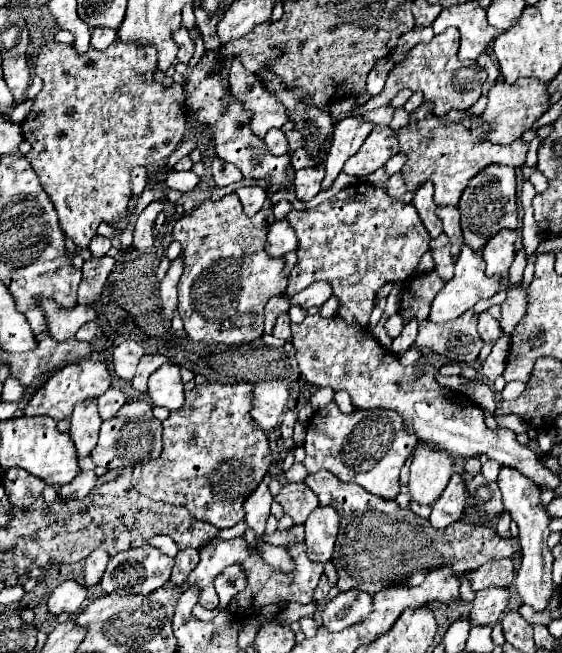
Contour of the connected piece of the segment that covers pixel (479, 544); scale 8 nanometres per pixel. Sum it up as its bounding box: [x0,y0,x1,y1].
[305,470,517,596]

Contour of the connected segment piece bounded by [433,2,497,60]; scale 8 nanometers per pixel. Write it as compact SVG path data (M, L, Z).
M477 2L441 10L433 22L434 34L440 34L450 26L459 28L461 32L459 60L477 60L477 56L481 56L497 36L497 30L487 22L485 10Z

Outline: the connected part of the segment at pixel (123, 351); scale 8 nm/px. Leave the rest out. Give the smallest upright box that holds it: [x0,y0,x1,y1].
[113,342,145,380]

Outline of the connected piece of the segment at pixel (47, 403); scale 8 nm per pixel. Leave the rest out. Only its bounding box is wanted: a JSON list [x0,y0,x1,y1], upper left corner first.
[25,360,111,420]

